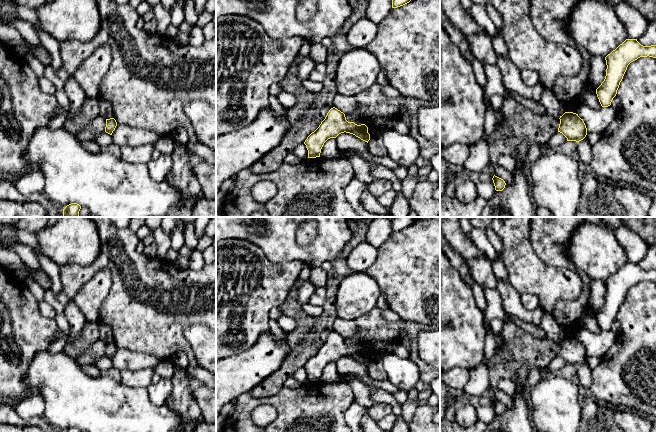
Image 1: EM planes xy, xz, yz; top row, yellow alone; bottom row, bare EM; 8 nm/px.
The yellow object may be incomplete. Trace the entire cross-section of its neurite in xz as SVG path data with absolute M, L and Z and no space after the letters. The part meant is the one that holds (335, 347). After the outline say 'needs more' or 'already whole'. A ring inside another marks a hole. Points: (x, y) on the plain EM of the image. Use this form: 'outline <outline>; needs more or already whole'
outline M333 331L319 351L304 366L308 374L308 382L320 381L324 367L344 356L353 358L367 367L370 364L368 351L365 348L357 349L354 346L348 346L345 338Z; already whole

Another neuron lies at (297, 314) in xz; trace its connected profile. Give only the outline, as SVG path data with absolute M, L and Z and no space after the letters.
M291 289L285 302L281 305L284 315L293 318L297 322L297 327L288 335L288 342L291 349L309 333L317 318L308 316L297 301L298 290Z

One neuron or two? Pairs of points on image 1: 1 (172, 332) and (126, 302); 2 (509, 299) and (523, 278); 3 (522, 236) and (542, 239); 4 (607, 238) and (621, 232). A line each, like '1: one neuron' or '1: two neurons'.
1: one neuron
2: two neurons
3: two neurons
4: two neurons

